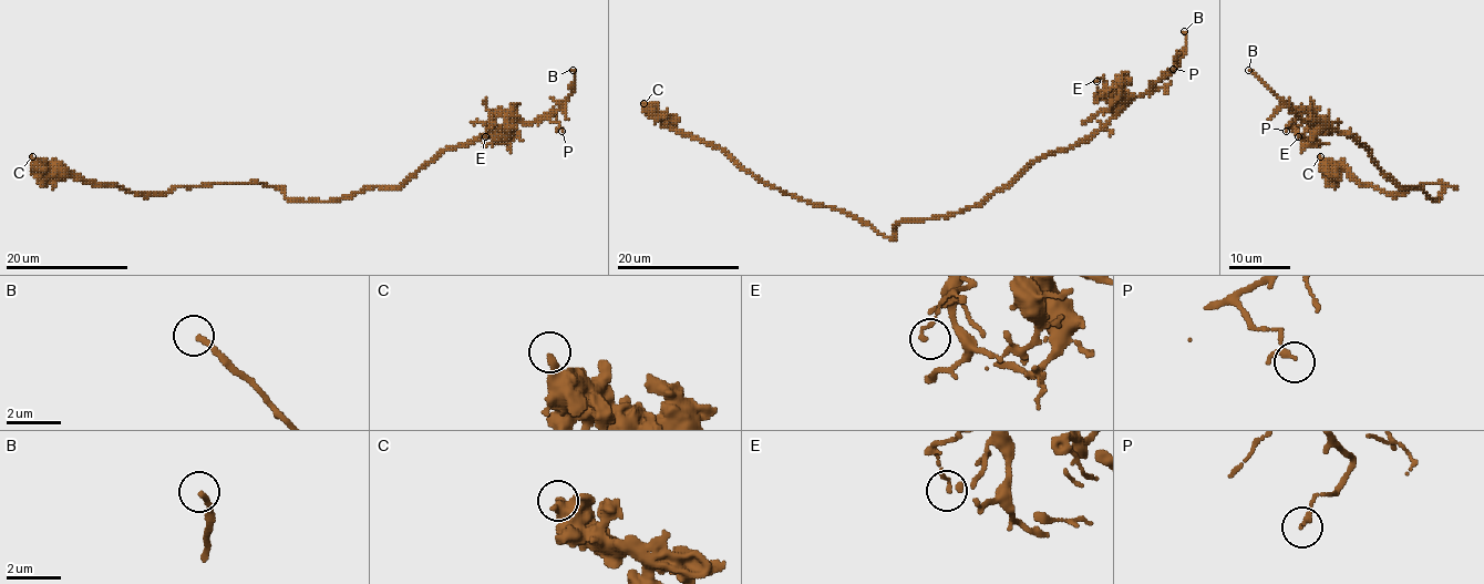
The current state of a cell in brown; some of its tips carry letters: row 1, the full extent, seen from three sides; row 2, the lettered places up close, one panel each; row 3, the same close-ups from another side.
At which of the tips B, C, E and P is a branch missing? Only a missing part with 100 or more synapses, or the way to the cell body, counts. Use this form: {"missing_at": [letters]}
{"missing_at": ["B"]}

